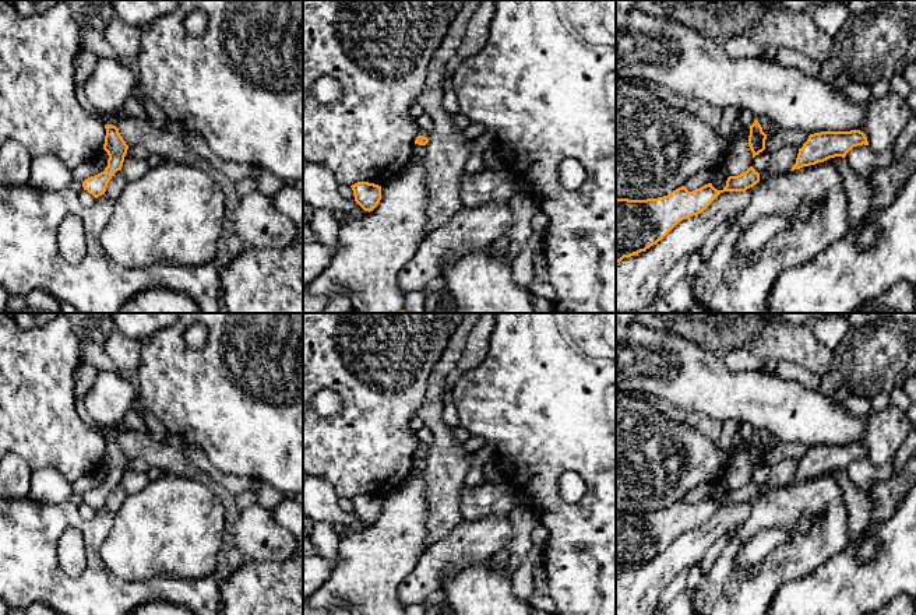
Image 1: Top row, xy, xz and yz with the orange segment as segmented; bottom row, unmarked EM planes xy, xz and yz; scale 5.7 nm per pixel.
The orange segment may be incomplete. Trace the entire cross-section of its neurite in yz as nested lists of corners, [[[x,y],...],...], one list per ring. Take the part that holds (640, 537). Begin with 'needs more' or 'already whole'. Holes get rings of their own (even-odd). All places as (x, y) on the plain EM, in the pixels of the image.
already whole | [[[750,479],[737,489],[729,489],[722,503],[708,496],[693,505],[681,499],[658,512],[616,510],[616,577],[656,558],[679,535],[701,527],[721,506],[746,505],[758,495],[760,486]]]

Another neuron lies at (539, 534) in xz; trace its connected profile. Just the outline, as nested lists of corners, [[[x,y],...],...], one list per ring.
[[[536,524],[536,527],[531,531],[531,538],[532,538],[533,545],[543,547],[547,537],[549,537],[549,530],[542,524]]]

